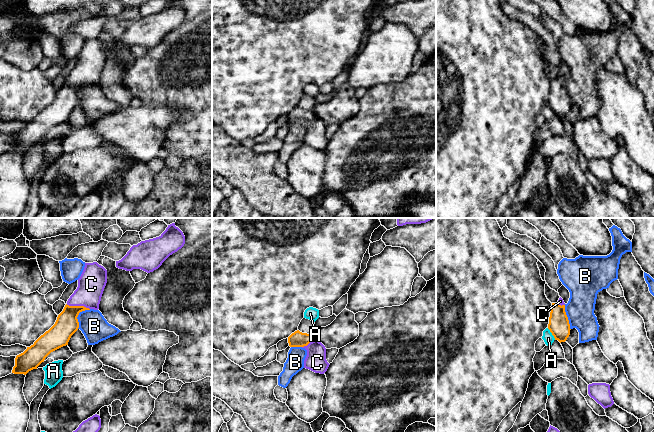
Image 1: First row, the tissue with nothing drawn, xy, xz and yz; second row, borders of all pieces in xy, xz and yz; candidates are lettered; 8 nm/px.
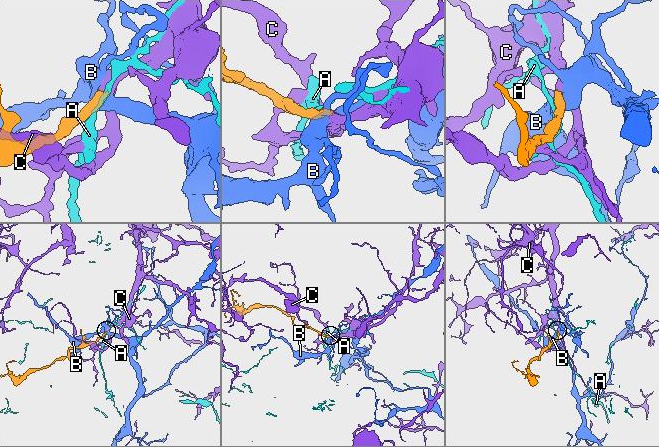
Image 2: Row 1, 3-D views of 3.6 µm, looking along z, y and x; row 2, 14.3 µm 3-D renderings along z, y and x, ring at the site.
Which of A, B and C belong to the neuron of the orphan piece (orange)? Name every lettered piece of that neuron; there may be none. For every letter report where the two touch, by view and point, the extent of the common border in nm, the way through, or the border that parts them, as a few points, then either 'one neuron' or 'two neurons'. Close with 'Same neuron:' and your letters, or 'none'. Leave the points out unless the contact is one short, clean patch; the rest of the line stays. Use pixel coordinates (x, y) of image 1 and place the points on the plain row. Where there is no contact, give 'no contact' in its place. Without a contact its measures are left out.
A: yz (552, 110) | 120 nm | along yz (547, 104), (555, 115) | two neurons
B: xy (78, 90) | 190 nm | along xy (90, 85), (85, 85), (79, 89), (77, 104) | two neurons
C: xy (78, 82) | 200 nm | across xy (67, 100), (68, 92), (78, 82), (89, 68), (91, 60) | one neuron
Same neuron: C

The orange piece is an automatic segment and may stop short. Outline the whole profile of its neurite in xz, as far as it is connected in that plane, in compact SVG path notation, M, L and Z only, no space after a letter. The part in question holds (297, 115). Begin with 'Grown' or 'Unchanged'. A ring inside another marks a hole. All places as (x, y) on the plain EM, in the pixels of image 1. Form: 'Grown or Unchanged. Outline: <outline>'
Grown. Outline: M297 106L288 113L288 119L290 123L302 123L307 126L304 144L320 150L327 147L330 140L326 136L326 124L313 110Z

